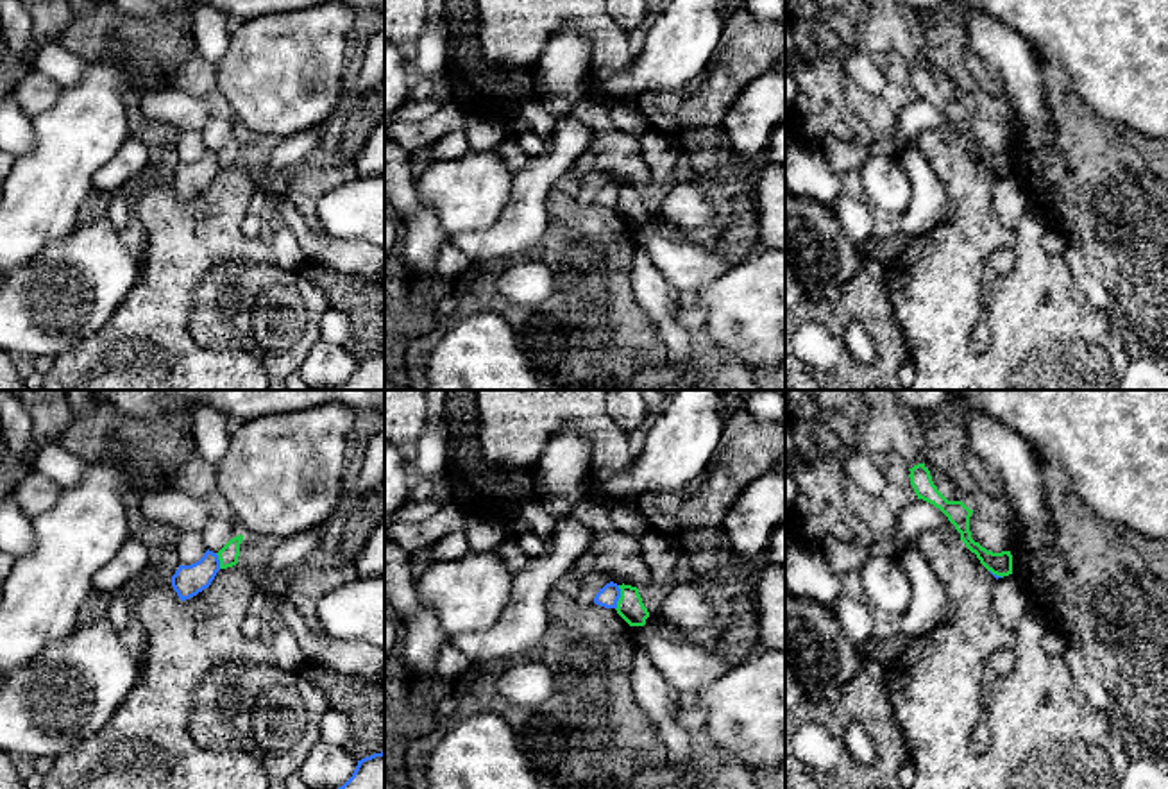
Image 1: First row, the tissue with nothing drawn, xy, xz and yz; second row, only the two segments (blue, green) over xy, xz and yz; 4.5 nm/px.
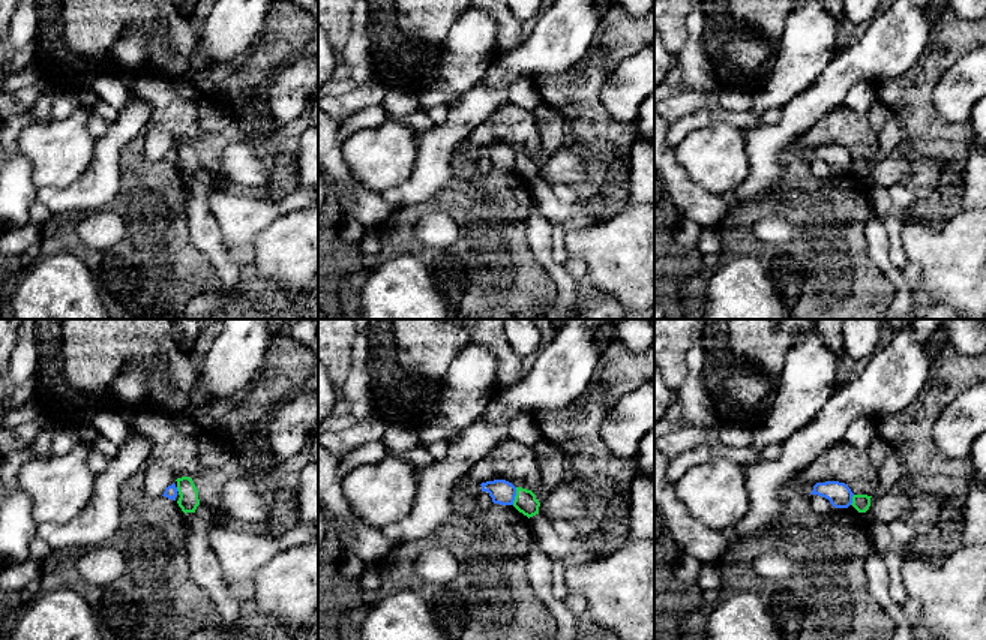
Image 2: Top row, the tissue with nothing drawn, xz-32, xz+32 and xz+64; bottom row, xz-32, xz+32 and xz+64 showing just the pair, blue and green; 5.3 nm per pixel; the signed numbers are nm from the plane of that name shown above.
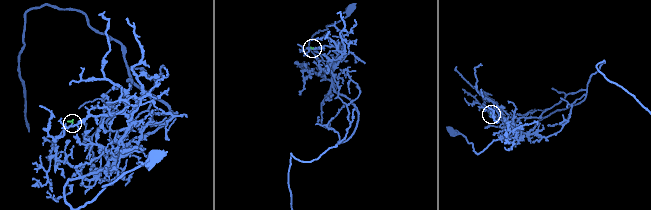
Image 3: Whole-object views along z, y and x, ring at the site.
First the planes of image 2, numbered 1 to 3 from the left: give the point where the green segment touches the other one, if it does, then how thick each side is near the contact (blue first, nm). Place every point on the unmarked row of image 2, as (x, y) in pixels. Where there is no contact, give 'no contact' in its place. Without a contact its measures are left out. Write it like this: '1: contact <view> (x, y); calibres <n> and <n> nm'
1: contact xz-32 (176, 153); calibres 70 and 110 nm
2: contact xz+32 (515, 159); calibres 130 and 120 nm
3: contact xz+64 (851, 164); calibres 130 and 90 nm

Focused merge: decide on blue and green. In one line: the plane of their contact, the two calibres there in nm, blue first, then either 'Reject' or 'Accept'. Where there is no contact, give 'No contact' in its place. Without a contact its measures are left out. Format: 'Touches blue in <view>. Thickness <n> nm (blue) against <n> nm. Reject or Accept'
Touches blue in xz. Thickness 90 nm (blue) against 120 nm. Reject

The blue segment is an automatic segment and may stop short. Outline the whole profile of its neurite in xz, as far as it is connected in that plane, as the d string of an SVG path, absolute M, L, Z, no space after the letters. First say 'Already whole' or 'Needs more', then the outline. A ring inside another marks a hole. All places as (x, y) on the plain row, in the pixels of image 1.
Already whole. M610 181L594 197L594 202L605 208L617 208L621 197L621 188L617 182Z

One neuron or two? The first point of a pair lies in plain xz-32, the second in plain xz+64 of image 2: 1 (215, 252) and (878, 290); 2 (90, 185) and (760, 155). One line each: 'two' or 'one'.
1: two
2: one

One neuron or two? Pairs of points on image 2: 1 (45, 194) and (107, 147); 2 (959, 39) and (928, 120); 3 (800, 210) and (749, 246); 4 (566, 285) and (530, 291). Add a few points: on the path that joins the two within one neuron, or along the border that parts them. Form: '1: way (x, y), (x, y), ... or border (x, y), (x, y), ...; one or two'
1: way (65, 195), (74, 195), (102, 167); one
2: way (943, 59), (920, 81), (920, 101); one
3: way (800, 230), (800, 237), (787, 251), (769, 251); one
4: border (536, 258), (556, 287), (556, 303); two

